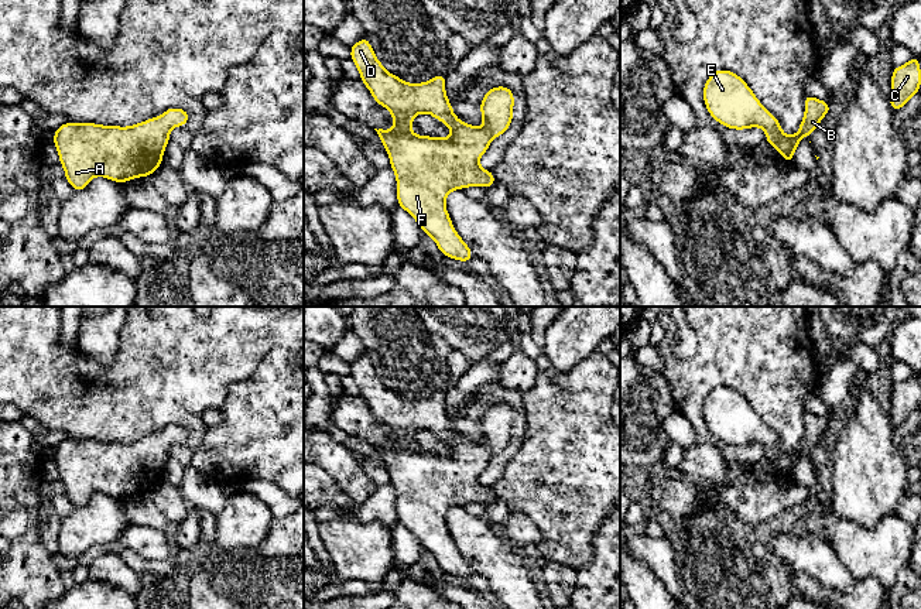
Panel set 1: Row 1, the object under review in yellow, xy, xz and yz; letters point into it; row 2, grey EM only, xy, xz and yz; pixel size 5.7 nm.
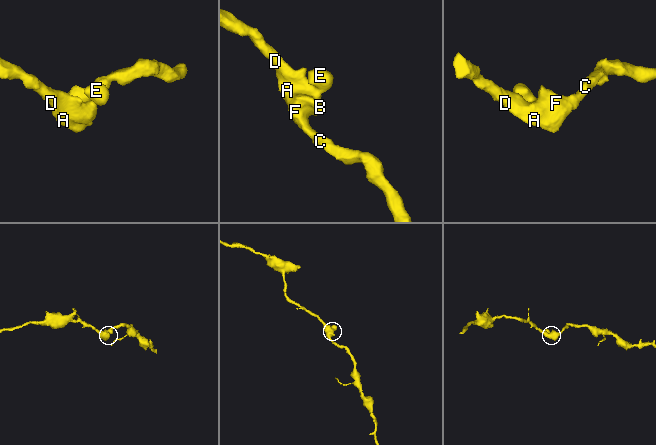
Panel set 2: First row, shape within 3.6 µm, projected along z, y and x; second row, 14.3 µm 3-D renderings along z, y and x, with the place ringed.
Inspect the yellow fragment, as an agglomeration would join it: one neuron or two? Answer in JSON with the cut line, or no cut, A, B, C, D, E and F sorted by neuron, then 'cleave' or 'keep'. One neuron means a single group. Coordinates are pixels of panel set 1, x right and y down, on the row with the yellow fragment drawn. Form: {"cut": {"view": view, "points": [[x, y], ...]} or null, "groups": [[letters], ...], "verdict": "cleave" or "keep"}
{"cut": null, "groups": [["A", "B", "C", "D", "E", "F"]], "verdict": "keep"}

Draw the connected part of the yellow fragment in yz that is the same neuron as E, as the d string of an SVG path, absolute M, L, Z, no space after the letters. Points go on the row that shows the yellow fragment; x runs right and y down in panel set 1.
M715 71L703 85L703 103L713 120L727 129L746 130L761 127L766 141L784 155L791 164L794 153L804 136L811 137L832 107L826 100L805 95L805 113L798 131L785 136L777 117L774 117L757 99L749 85L732 71Z

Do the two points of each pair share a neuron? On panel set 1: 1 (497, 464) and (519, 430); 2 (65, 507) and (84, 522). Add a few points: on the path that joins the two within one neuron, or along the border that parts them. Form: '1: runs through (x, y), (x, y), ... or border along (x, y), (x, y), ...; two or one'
1: runs through (504, 455), (517, 438); one
2: border along (75, 509), (61, 519); two

